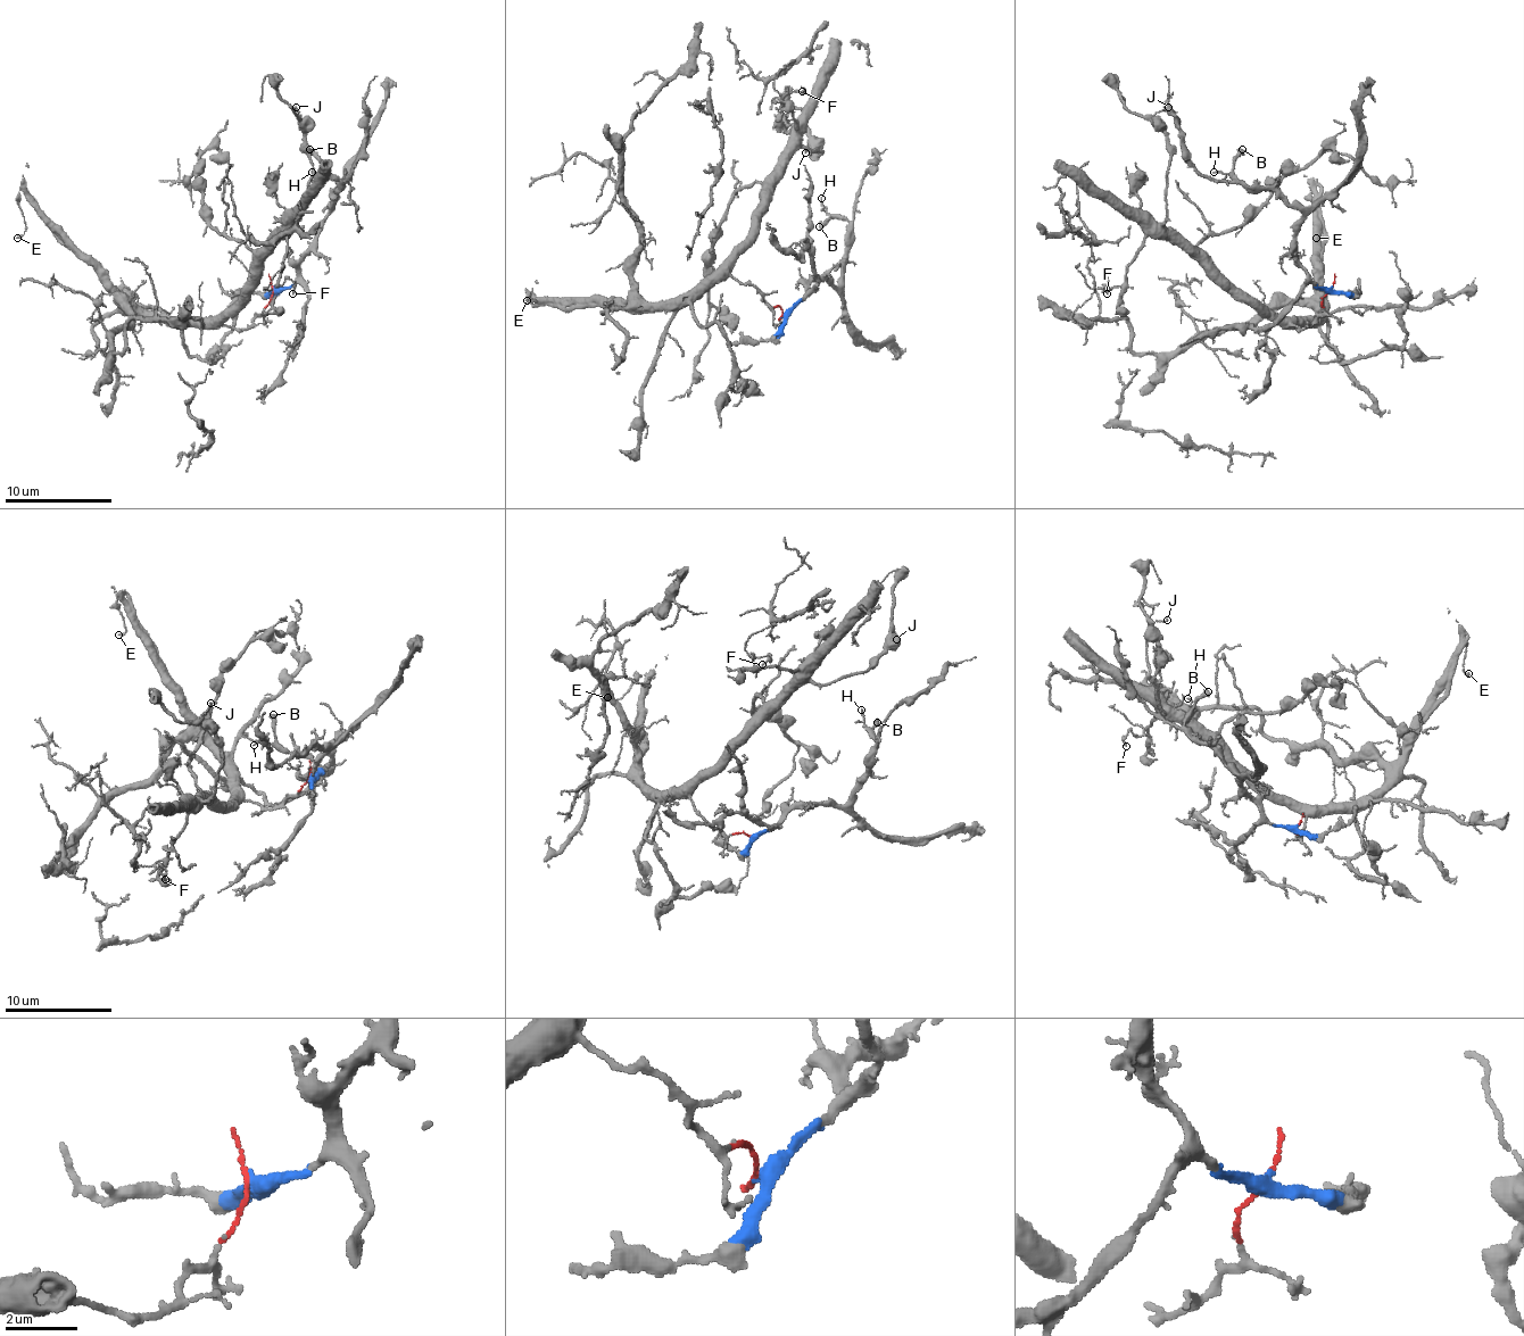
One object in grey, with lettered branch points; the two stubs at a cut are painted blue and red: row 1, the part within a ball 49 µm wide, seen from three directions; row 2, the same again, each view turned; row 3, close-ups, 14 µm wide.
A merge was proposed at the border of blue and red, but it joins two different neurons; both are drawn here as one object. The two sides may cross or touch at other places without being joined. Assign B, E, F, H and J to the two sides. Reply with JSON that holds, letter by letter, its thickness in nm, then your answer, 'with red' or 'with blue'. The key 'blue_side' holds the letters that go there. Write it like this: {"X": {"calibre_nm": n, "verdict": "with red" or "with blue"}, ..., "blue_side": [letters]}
{"B": {"calibre_nm": 360, "verdict": "with blue"}, "E": {"calibre_nm": 140, "verdict": "with red"}, "F": {"calibre_nm": 140, "verdict": "with red"}, "H": {"calibre_nm": 120, "verdict": "with blue"}, "J": {"calibre_nm": 100, "verdict": "with red"}, "blue_side": ["B", "H"]}

